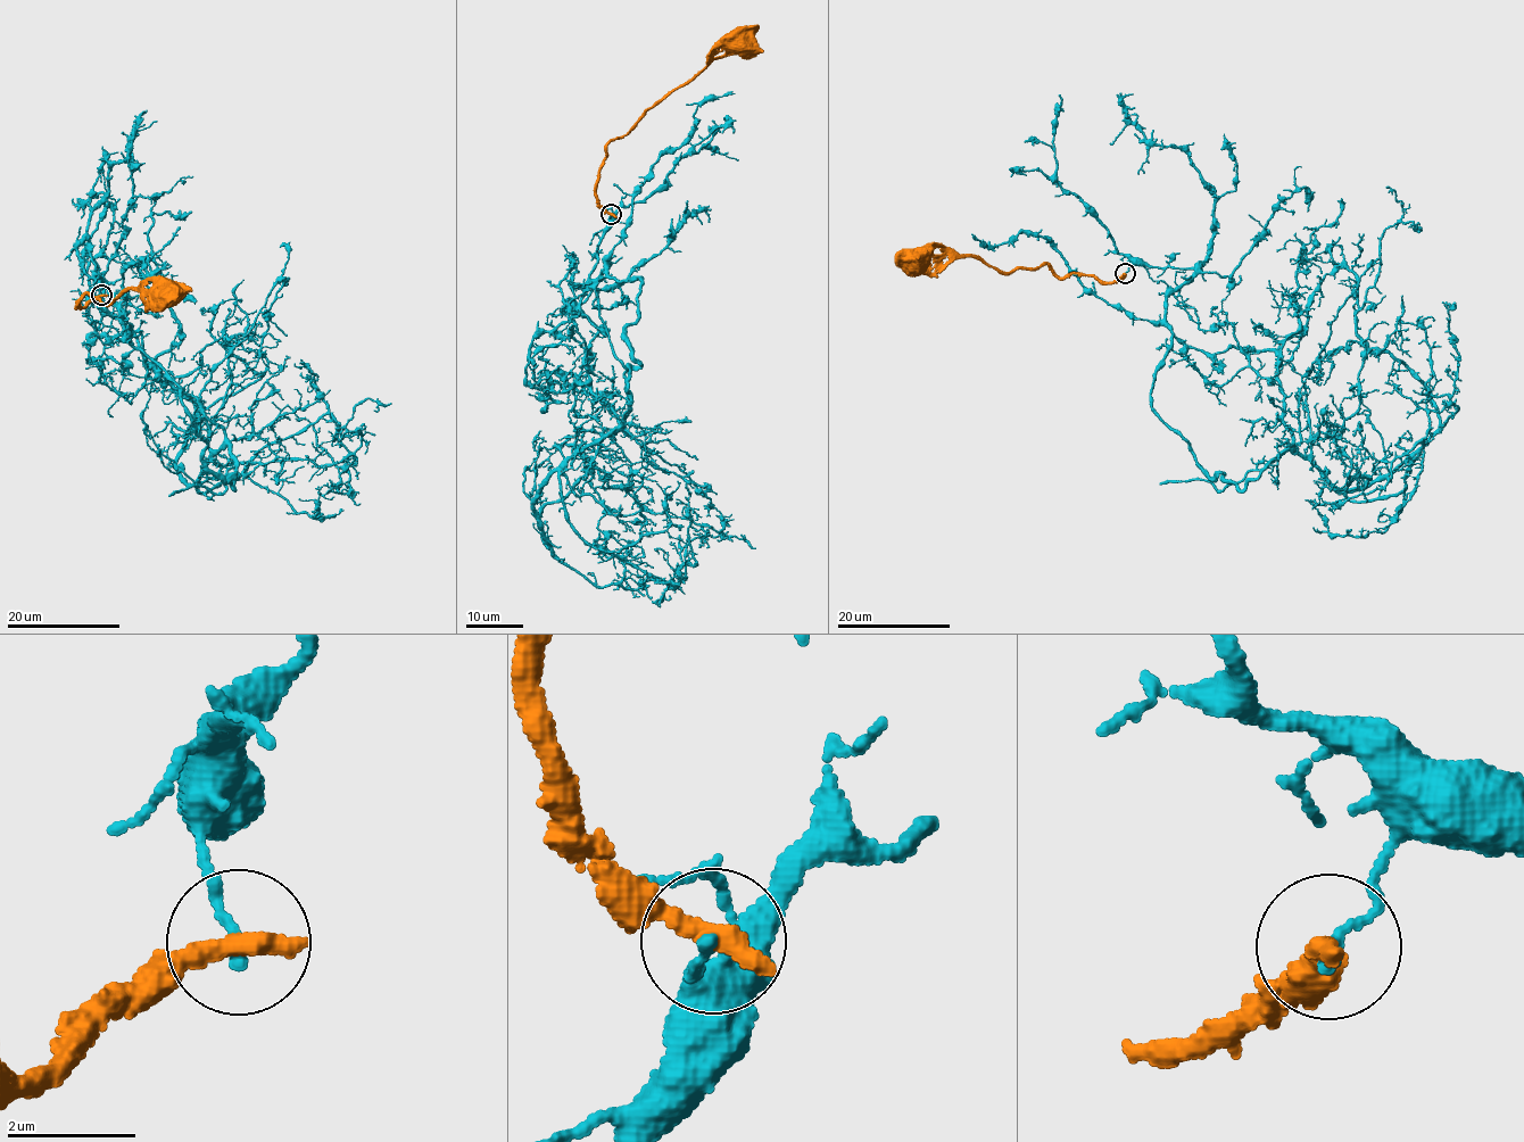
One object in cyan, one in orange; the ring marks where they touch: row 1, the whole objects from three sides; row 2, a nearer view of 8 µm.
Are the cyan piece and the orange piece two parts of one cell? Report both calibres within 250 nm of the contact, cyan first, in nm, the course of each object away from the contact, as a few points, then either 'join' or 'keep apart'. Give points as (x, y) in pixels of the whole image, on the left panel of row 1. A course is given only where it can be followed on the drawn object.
170 nm thick on the cyan side, 440 nm on the other; cyan runs (101, 295), (229, 482), (221, 446), (185, 482), (195, 405), (156, 360), (179, 337), (152, 206), (192, 176); orange runs (101, 295), (81, 306), (75, 301), (76, 306), (85, 295), (109, 304), (131, 289), (166, 295); keep apart

